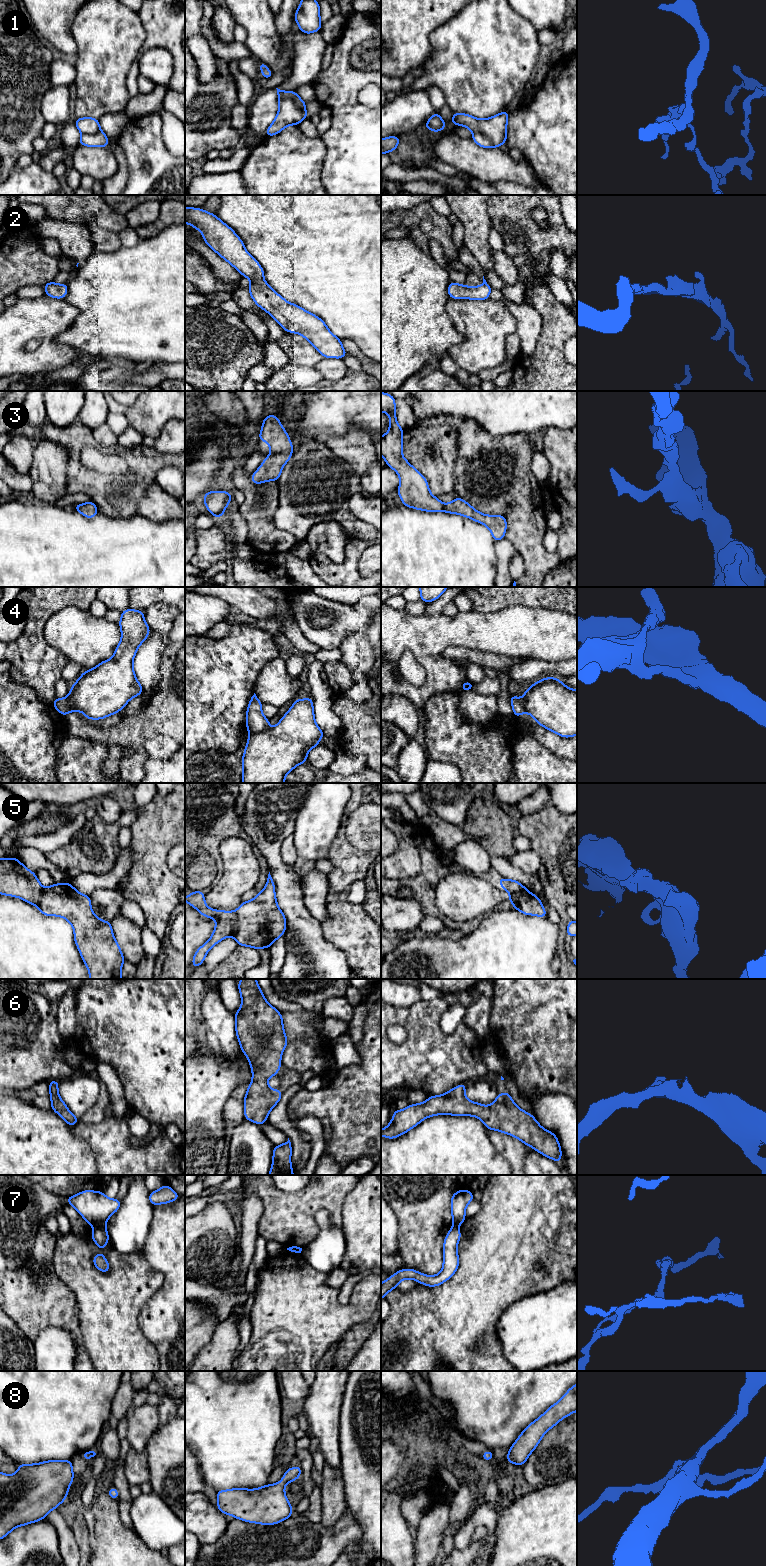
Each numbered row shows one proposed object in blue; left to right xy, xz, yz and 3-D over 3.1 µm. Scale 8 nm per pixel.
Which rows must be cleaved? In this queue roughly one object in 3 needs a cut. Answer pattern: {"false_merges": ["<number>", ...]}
{"false_merges": ["1", "4", "5", "7"]}

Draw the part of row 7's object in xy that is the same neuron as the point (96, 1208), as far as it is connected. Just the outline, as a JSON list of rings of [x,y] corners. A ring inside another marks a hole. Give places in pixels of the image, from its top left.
[[[84,1190],[65,1198],[65,1201],[78,1211],[88,1225],[93,1226],[105,1226],[109,1217],[121,1206],[121,1200],[108,1198],[102,1191],[92,1190]]]

